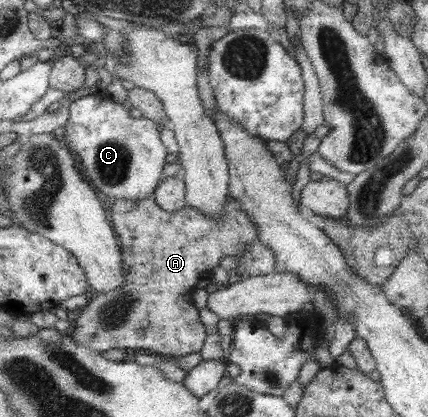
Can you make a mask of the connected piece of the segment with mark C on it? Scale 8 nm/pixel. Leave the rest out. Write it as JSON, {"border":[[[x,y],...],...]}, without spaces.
{"border":[[[90,94],[68,104],[71,114],[65,125],[64,142],[76,155],[86,180],[103,194],[116,200],[130,199],[140,201],[152,198],[163,182],[165,167],[168,164],[168,148],[164,145],[160,126],[148,118],[134,118],[121,103],[113,101],[108,95]]]}

